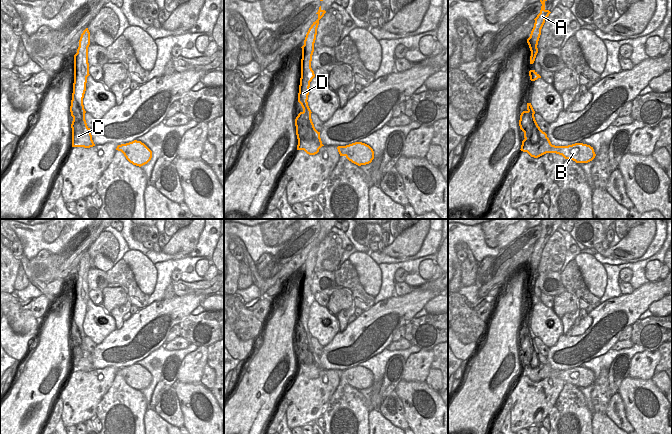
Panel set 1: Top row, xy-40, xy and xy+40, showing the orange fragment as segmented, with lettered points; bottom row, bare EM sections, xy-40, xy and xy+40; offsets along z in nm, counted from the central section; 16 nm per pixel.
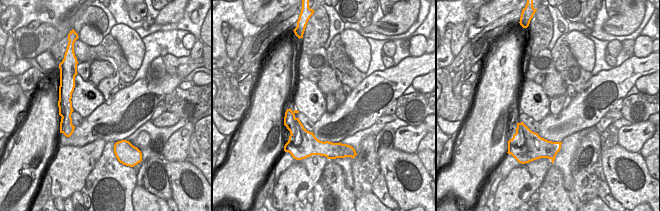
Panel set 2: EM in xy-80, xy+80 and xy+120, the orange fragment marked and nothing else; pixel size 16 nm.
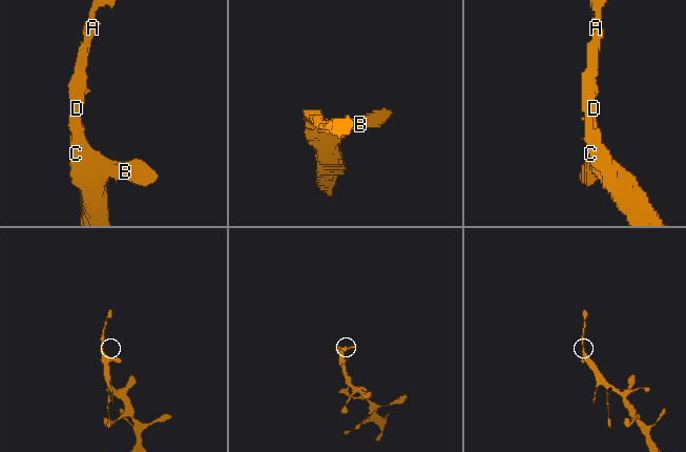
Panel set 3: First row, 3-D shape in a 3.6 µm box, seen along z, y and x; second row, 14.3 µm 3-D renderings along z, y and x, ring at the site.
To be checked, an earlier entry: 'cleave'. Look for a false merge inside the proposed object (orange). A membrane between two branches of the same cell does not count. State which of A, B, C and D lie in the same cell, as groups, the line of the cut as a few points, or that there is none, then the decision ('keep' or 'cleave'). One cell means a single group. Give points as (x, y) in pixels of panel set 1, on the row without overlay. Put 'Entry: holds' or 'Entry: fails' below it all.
groups A B C D; cut none; keep
Entry: fails

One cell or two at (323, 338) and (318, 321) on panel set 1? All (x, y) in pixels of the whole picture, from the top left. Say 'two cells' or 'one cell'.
one cell

